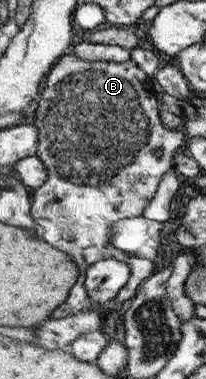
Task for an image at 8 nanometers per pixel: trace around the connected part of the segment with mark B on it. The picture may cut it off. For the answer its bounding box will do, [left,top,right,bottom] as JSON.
[33,55,184,318]

